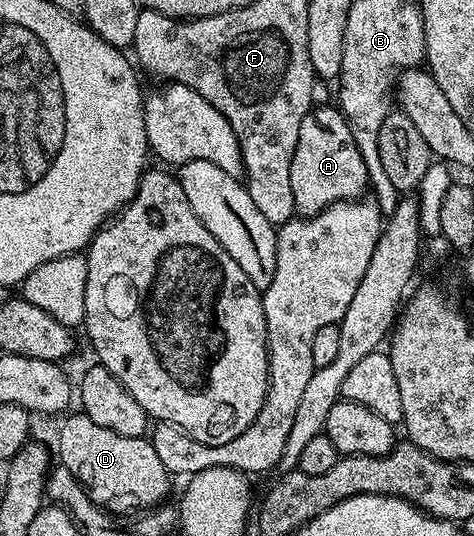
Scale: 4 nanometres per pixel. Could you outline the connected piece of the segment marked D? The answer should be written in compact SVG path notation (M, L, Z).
M83 411L73 417L65 416L56 433L56 449L60 452L59 464L88 493L88 498L113 515L121 515L127 509L147 511L159 506L168 493L170 474L162 467L151 440L147 436L118 435L107 427L98 427Z

